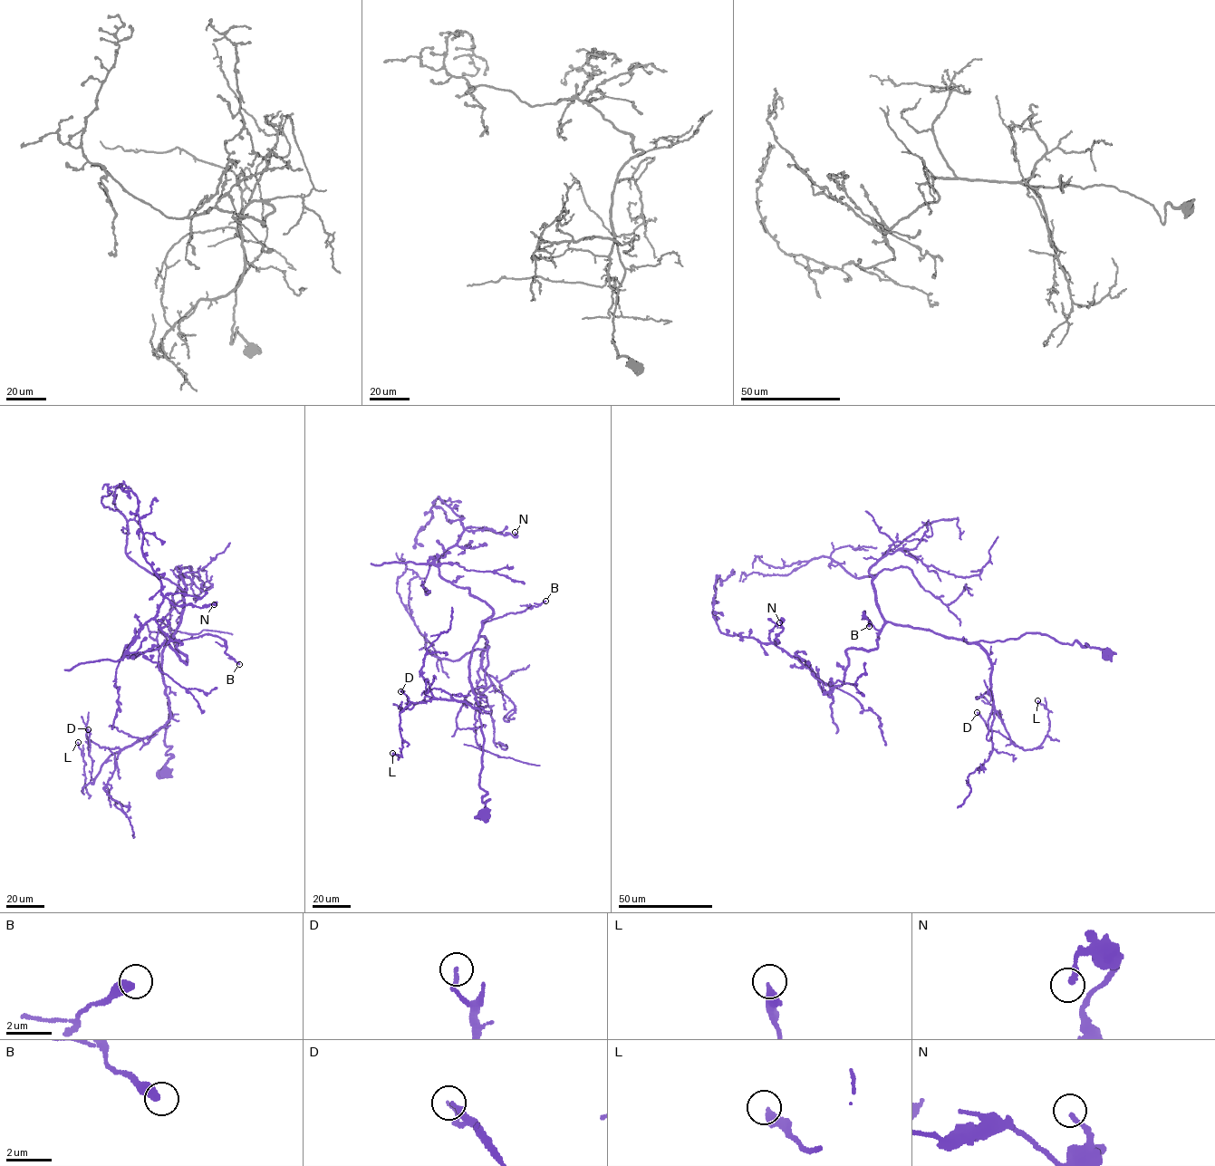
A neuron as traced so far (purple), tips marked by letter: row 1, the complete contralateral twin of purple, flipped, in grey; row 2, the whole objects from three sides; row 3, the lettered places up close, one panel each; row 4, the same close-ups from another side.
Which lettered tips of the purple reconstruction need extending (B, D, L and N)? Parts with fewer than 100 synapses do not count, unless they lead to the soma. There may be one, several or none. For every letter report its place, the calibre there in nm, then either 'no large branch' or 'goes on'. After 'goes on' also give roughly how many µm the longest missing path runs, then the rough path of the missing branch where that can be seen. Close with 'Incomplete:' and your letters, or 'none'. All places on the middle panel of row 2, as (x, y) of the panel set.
B: place (545, 601); calibre 440 nm; no large branch
D: place (400, 691); calibre 160 nm; no large branch
L: place (392, 753); calibre 360 nm; no large branch
N: place (515, 532); calibre 200 nm; no large branch
Incomplete: none

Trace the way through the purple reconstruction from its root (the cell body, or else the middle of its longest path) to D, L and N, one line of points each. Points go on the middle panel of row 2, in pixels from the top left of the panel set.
D: (483, 814), (482, 708), (437, 698), (407, 706), (400, 691)
L: (483, 814), (479, 705), (410, 703), (400, 713), (400, 755), (392, 753)
N: (483, 814), (484, 735), (469, 659), (493, 608), (442, 579), (428, 560), (442, 555), (465, 530), (515, 532)

